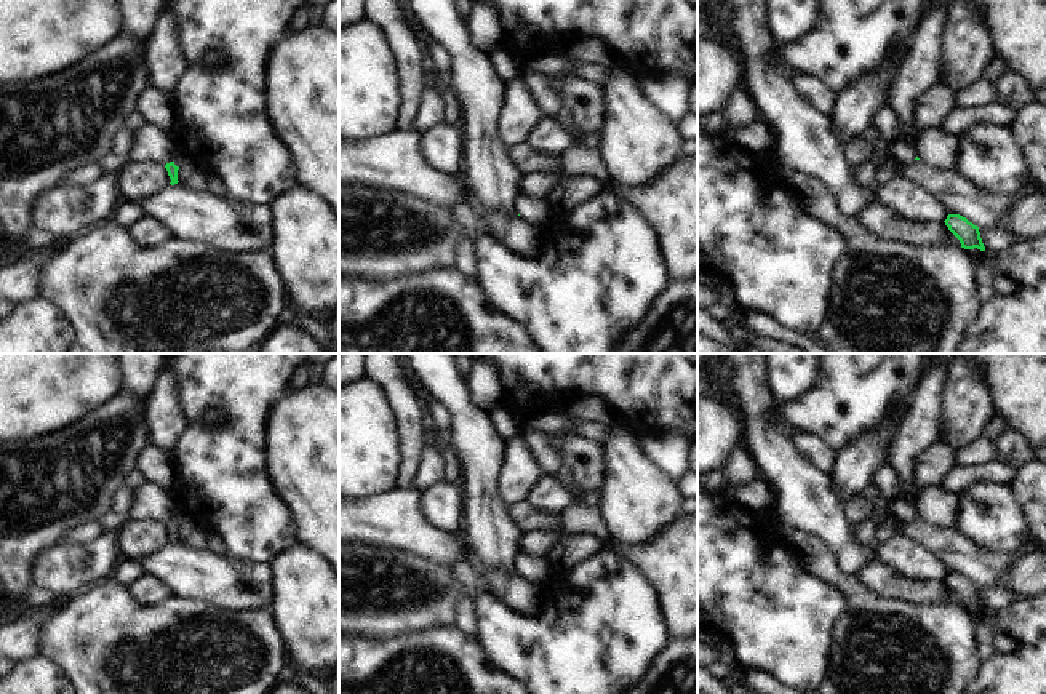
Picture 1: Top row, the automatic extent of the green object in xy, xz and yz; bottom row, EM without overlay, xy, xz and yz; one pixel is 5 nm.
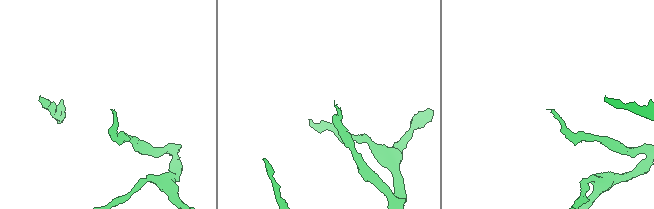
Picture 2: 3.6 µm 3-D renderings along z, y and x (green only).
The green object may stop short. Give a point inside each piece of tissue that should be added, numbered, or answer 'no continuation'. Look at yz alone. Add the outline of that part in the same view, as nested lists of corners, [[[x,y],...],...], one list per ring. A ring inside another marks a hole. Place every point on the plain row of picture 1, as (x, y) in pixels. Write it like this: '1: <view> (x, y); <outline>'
no continuation

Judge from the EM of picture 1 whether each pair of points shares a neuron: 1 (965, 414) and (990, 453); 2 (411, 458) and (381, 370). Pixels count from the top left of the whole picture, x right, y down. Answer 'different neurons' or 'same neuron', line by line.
1: different neurons
2: same neuron

